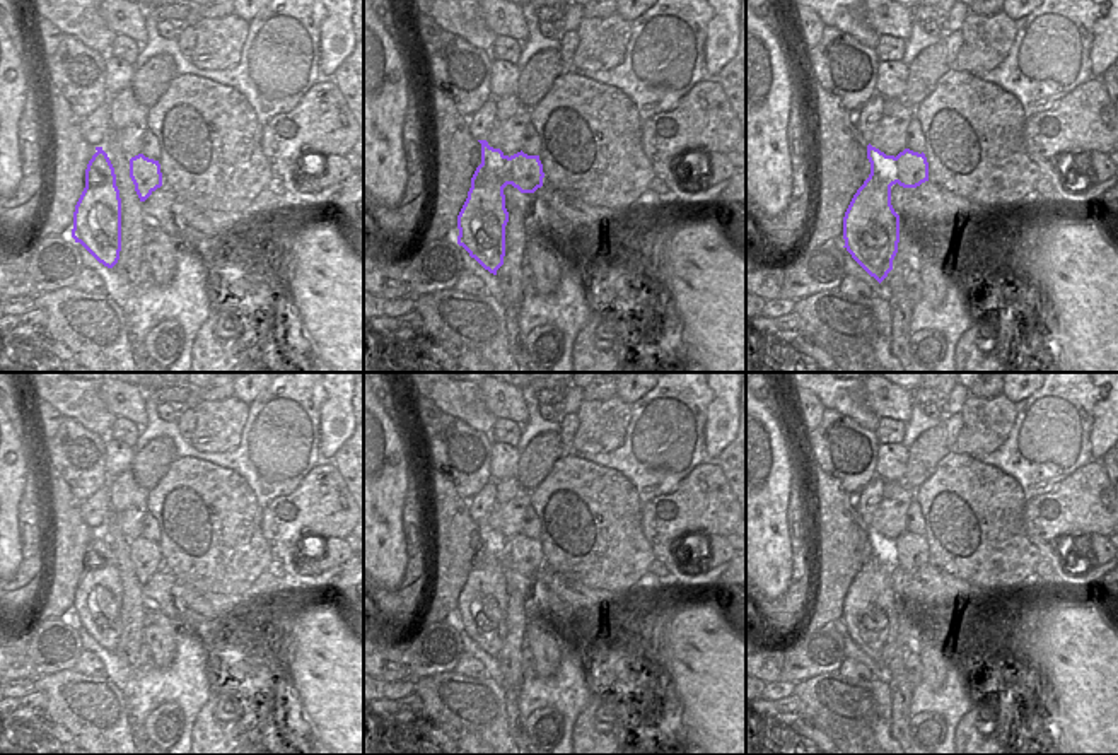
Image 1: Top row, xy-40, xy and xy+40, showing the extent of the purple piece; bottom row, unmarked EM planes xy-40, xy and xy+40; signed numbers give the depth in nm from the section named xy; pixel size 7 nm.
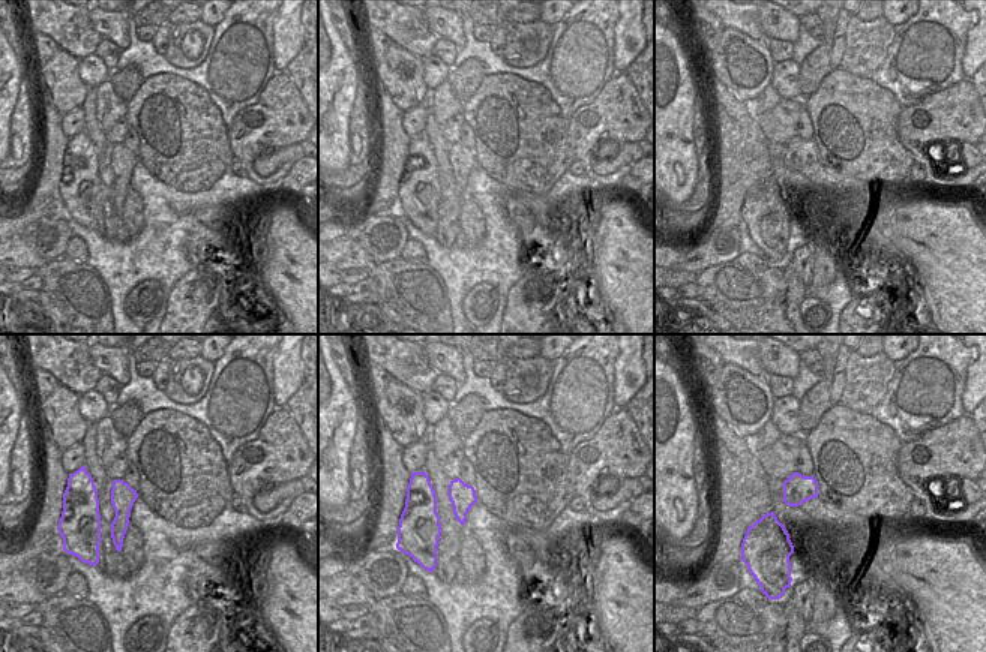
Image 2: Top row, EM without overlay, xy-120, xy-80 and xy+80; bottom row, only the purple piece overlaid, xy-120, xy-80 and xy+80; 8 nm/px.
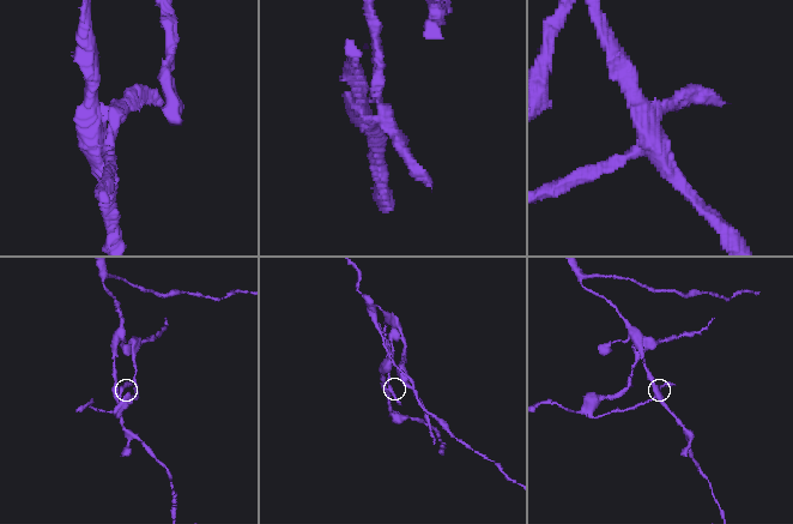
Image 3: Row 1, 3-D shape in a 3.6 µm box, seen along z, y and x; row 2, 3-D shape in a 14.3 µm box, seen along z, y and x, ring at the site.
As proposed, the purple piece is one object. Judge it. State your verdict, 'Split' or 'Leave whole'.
Split

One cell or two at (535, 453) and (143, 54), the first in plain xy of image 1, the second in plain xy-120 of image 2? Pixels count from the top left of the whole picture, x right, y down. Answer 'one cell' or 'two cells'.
two cells

